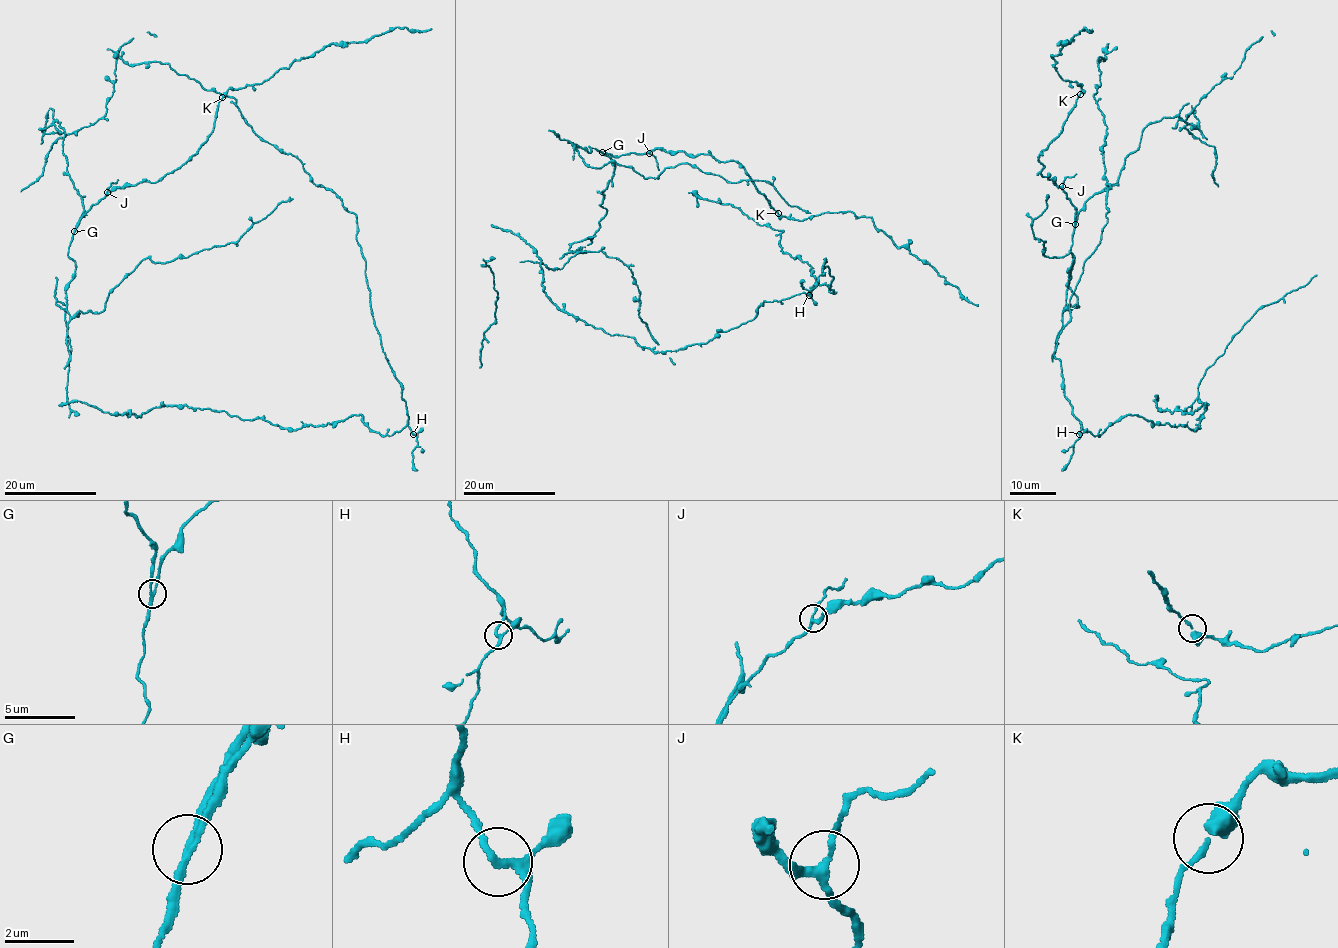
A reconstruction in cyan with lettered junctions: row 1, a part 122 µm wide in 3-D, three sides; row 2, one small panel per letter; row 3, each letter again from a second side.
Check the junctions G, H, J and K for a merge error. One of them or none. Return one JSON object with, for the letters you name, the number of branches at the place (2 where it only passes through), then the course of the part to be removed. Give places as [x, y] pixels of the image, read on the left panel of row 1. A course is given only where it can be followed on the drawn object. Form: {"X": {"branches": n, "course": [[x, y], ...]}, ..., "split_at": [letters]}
{"G": {"branches": 3, "course": [[74, 231], [84, 207], [67, 170], [62, 152], [65, 132], [60, 123], [53, 121], [42, 131], [48, 109]]}, "split_at": ["G"]}

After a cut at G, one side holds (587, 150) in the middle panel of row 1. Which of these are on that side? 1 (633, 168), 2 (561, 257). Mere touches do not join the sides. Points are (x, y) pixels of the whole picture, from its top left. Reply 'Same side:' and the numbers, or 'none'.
Same side: 1

